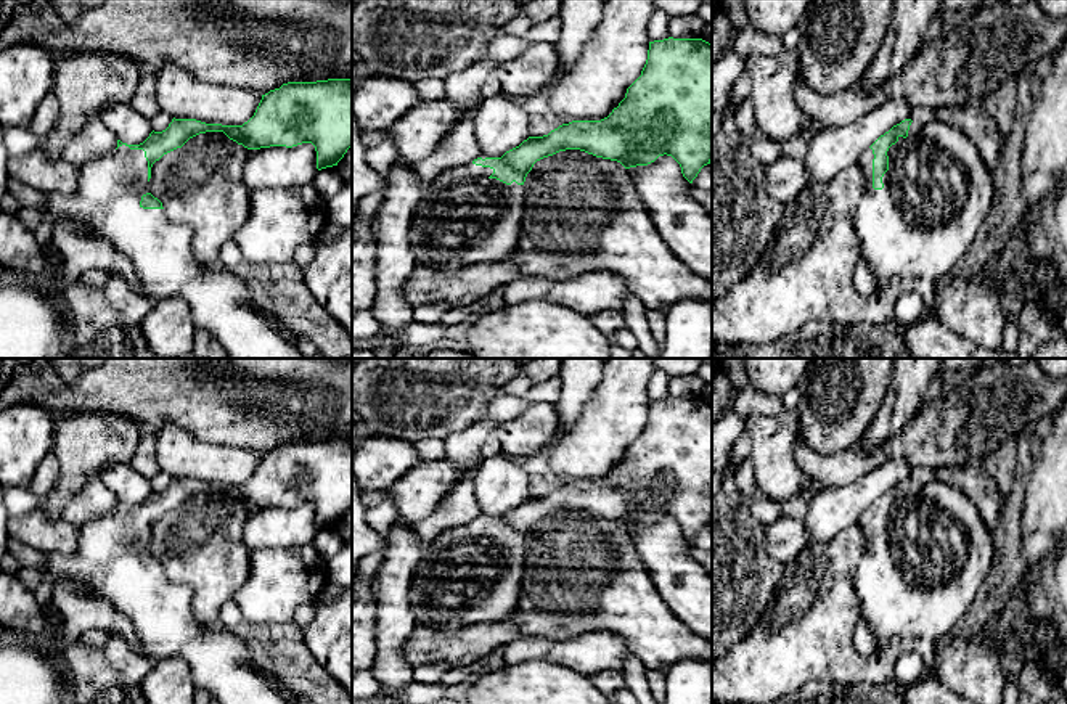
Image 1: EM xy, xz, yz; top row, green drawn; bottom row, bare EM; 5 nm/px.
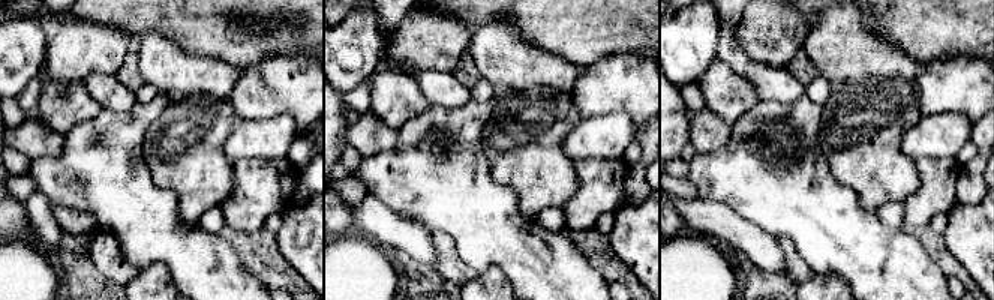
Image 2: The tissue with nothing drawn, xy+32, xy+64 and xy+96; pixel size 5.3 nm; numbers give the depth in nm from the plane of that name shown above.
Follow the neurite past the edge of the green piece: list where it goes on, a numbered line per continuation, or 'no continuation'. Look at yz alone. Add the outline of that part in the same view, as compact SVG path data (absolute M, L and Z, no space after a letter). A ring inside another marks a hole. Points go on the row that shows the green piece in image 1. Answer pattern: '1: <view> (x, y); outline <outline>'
1: yz (937, 193); outline M913 121L908 137L898 137L887 156L889 170L882 177L882 190L873 188L873 149L868 148L858 162L865 174L865 191L852 225L860 256L879 289L892 278L937 281L967 252L991 212L996 194L993 174L972 140L942 121Z

